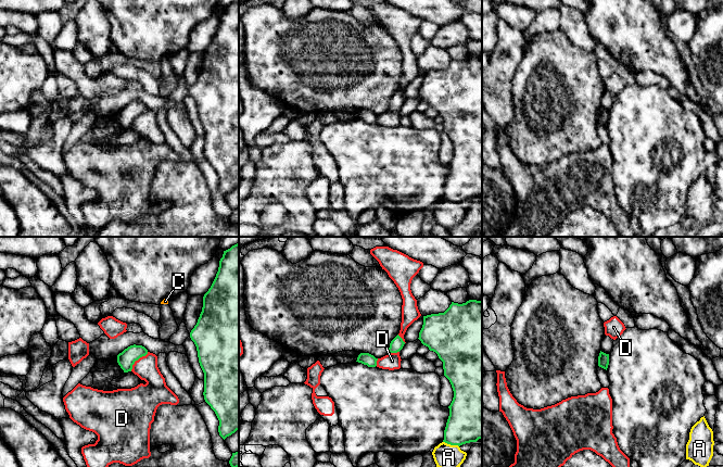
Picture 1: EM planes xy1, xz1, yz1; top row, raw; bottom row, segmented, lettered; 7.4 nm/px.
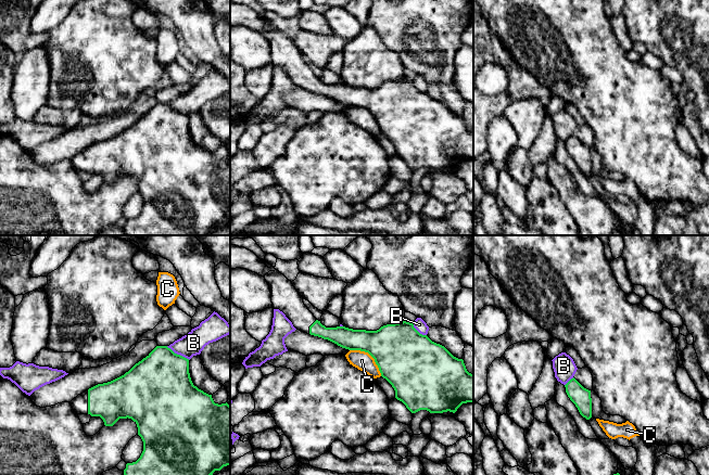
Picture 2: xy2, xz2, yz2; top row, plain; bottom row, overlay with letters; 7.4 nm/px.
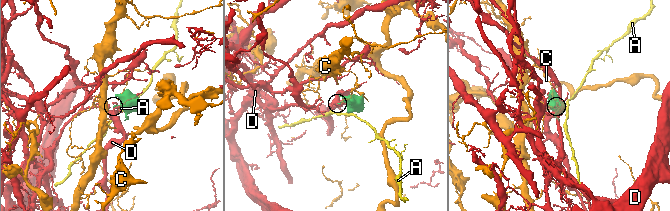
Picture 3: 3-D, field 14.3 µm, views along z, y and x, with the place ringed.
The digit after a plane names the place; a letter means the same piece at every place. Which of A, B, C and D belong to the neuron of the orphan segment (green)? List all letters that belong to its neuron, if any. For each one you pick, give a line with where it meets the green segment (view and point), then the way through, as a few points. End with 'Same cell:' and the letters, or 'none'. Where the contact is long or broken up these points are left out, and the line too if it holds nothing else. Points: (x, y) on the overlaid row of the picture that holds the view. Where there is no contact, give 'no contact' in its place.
Same cell: none

